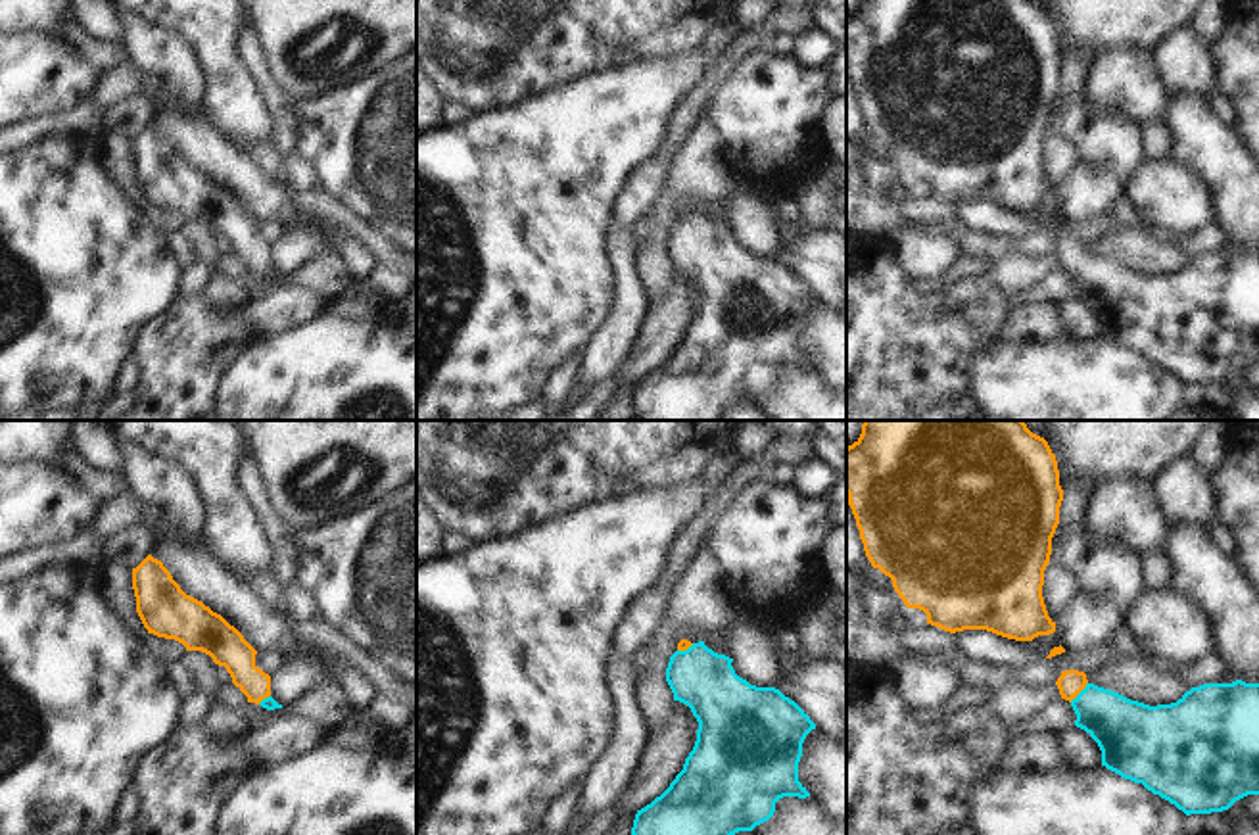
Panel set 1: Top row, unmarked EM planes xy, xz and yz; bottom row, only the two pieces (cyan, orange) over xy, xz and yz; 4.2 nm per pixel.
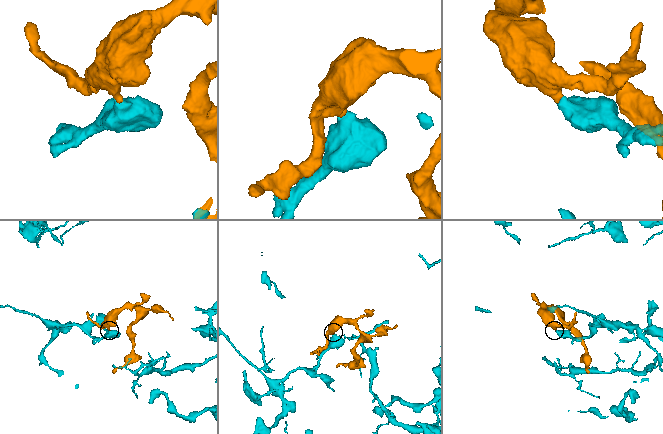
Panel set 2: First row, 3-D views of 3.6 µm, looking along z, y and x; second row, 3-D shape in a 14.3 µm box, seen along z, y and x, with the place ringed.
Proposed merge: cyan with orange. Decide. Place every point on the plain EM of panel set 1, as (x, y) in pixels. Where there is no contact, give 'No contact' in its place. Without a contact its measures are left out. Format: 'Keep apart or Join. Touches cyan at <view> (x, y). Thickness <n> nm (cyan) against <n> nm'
Join. Touches cyan at yz (1081, 262). Thickness 260 nm (cyan) against 110 nm.

